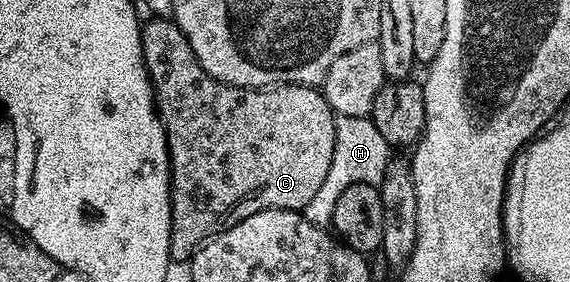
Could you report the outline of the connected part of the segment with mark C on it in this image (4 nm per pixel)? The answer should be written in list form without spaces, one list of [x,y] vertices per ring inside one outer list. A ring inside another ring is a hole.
[[[150,17],[147,20],[142,23],[142,52],[144,53],[150,84],[154,87],[154,104],[161,114],[162,124],[166,130],[166,144],[170,150],[171,260],[189,260],[190,256],[206,240],[213,239],[214,236],[232,229],[232,225],[244,221],[244,217],[252,217],[252,213],[260,213],[264,209],[288,209],[289,211],[305,212],[308,201],[312,201],[312,197],[316,197],[320,185],[324,185],[324,177],[328,177],[336,139],[336,129],[334,128],[336,116],[334,110],[328,105],[328,101],[323,97],[321,90],[318,87],[305,87],[295,83],[279,83],[272,87],[233,87],[227,83],[221,83],[219,79],[212,77],[198,64],[192,49],[188,45],[188,37],[176,26],[173,18]]]

